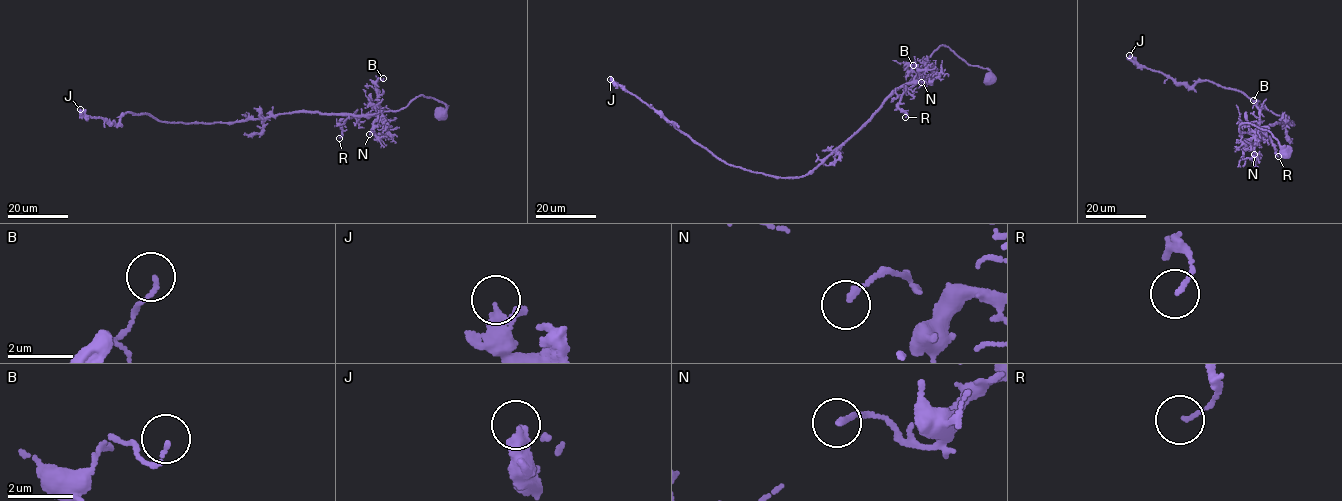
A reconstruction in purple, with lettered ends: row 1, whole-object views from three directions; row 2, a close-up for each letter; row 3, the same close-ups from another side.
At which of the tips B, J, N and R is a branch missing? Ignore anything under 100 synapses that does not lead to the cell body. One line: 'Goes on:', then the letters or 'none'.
Goes on: none

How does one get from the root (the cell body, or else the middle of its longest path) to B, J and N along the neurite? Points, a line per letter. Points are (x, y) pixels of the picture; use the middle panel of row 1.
B: (988, 80), (989, 71), (967, 64), (944, 45), (923, 63), (917, 80), (908, 72), (913, 65)
J: (988, 80), (987, 69), (938, 47), (912, 81), (821, 163), (784, 178), (726, 163), (610, 79)
N: (988, 80), (989, 71), (967, 64), (944, 45), (914, 79), (936, 77), (930, 84), (921, 82)

